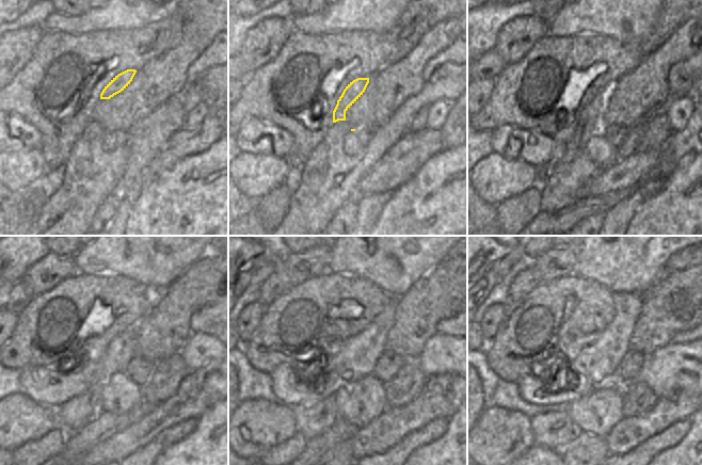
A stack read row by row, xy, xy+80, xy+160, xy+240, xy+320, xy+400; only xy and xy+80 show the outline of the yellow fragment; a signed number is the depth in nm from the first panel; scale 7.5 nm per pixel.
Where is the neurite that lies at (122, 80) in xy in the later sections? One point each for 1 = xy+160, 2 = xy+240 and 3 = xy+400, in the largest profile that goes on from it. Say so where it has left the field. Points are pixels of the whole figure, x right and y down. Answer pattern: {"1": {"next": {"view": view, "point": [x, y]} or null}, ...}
{"1": {"next": {"view": "xy+160", "point": [589, 121]}}, "2": {"next": {"view": "xy+240", "point": [76, 412]}}, "3": {"next": {"view": "xy+400", "point": [554, 430]}}}

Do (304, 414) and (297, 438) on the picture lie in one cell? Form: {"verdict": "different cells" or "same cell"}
{"verdict": "different cells"}

